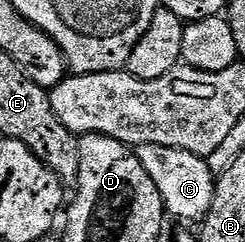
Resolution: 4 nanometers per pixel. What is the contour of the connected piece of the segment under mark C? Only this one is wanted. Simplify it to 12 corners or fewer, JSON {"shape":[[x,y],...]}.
{"shape":[[160,144],[136,156],[182,223],[208,215],[217,185],[209,162]]}

